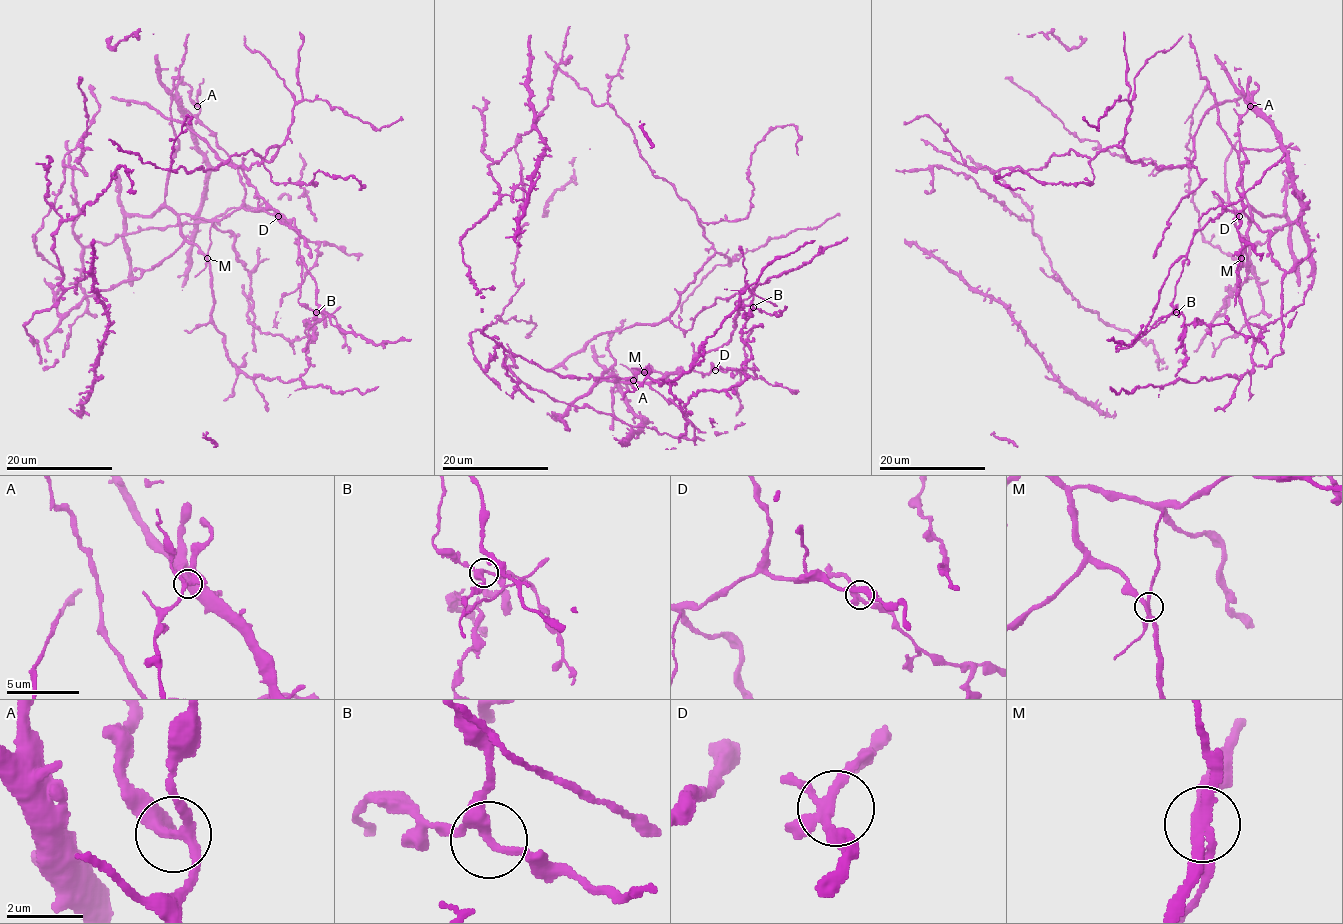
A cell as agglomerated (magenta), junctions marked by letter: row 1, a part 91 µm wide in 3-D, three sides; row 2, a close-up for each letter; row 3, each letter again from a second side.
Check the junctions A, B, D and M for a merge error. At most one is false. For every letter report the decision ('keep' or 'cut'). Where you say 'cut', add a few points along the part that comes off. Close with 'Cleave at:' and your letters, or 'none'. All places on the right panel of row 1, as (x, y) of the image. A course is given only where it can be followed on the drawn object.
A: keep
B: keep
D: keep
M: cut | (1242, 257), (1239, 232), (1232, 223)
Cleave at: M

